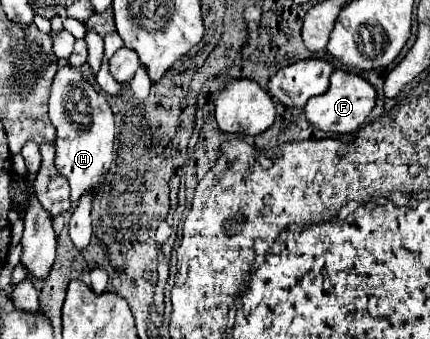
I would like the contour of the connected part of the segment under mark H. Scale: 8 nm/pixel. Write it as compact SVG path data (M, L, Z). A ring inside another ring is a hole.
M65 62L53 80L49 118L57 128L55 166L59 174L69 180L71 200L77 202L83 192L95 190L103 184L107 170L113 164L113 112L107 98L83 78L81 70Z

